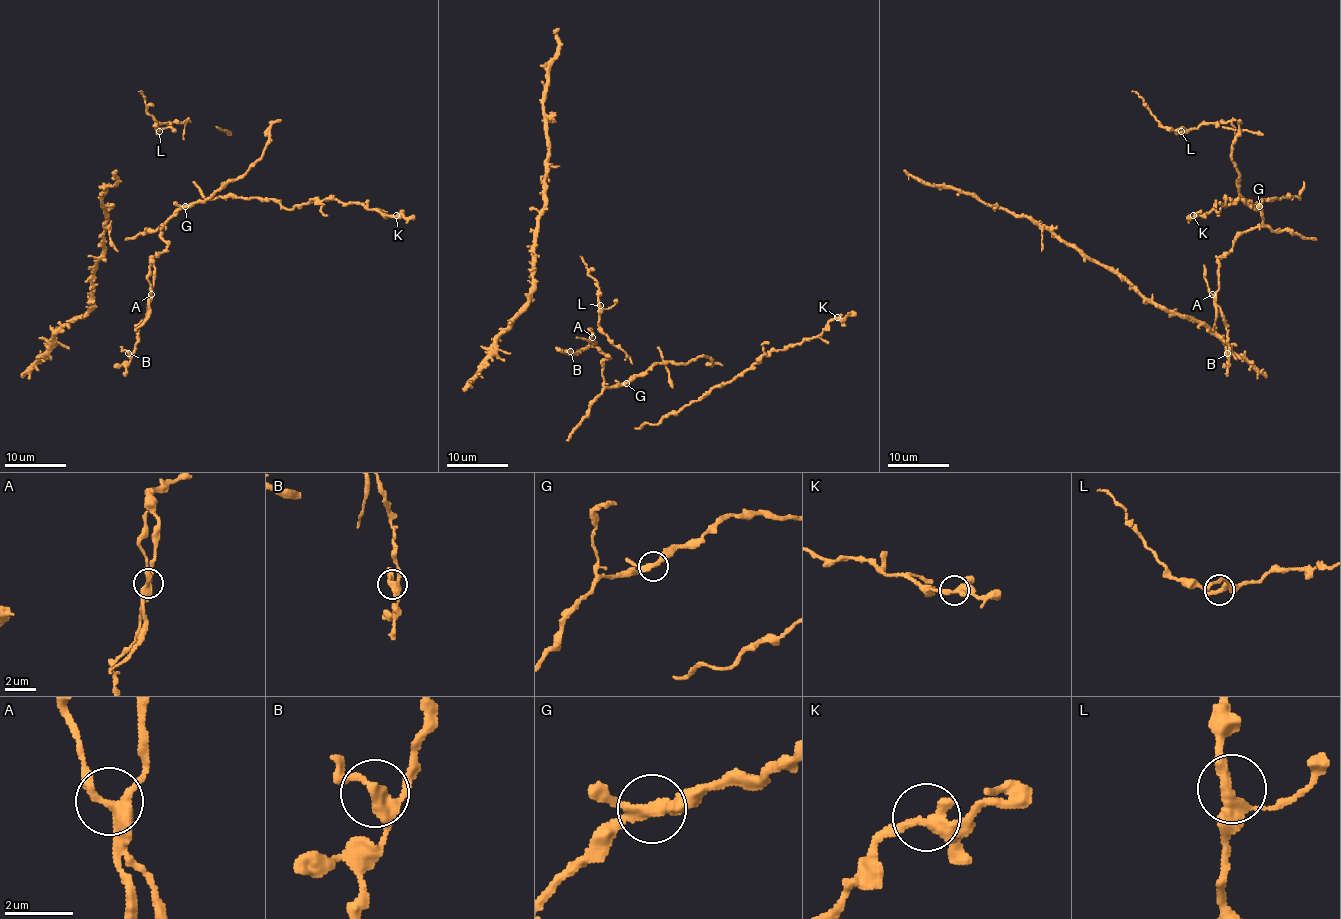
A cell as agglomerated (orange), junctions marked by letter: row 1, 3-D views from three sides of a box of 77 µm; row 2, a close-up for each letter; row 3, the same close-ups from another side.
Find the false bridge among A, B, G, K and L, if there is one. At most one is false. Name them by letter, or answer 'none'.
A

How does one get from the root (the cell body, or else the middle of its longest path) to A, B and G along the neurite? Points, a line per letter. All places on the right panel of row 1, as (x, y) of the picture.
A: (1220, 315), (1220, 307), (1213, 293)
B: (1220, 315), (1227, 327), (1227, 353)
G: (1220, 315), (1220, 307), (1216, 303), (1219, 260), (1233, 247), (1233, 241), (1243, 231), (1262, 225), (1259, 206)

